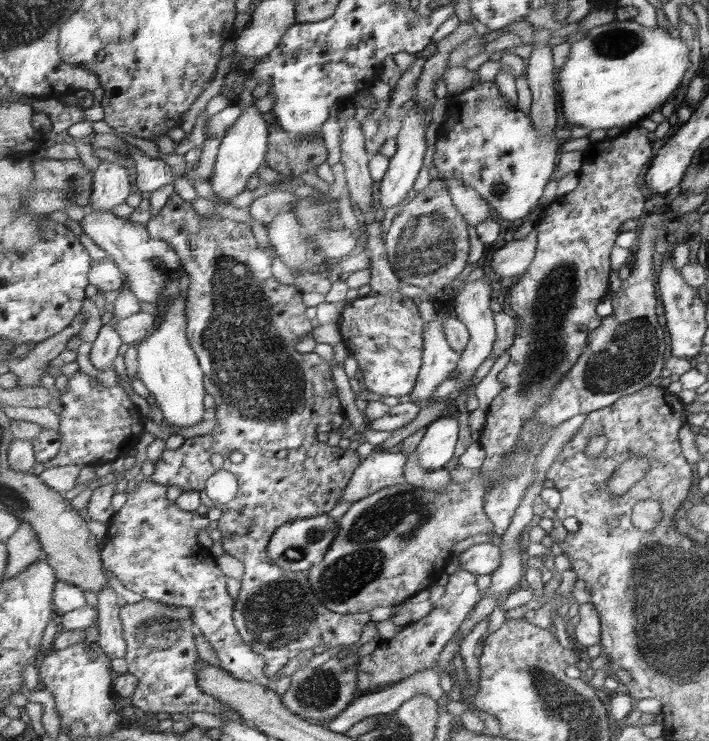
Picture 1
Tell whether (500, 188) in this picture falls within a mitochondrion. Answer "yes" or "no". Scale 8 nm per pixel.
yes

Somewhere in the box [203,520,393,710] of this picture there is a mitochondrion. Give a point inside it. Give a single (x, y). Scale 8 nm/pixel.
(280, 613)

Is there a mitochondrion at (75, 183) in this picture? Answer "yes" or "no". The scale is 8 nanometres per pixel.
yes

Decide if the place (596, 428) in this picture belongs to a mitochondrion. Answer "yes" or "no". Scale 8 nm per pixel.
no

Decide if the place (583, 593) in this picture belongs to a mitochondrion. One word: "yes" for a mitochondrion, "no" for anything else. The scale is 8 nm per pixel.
no

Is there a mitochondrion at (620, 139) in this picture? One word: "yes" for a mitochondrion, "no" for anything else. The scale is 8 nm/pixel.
no

